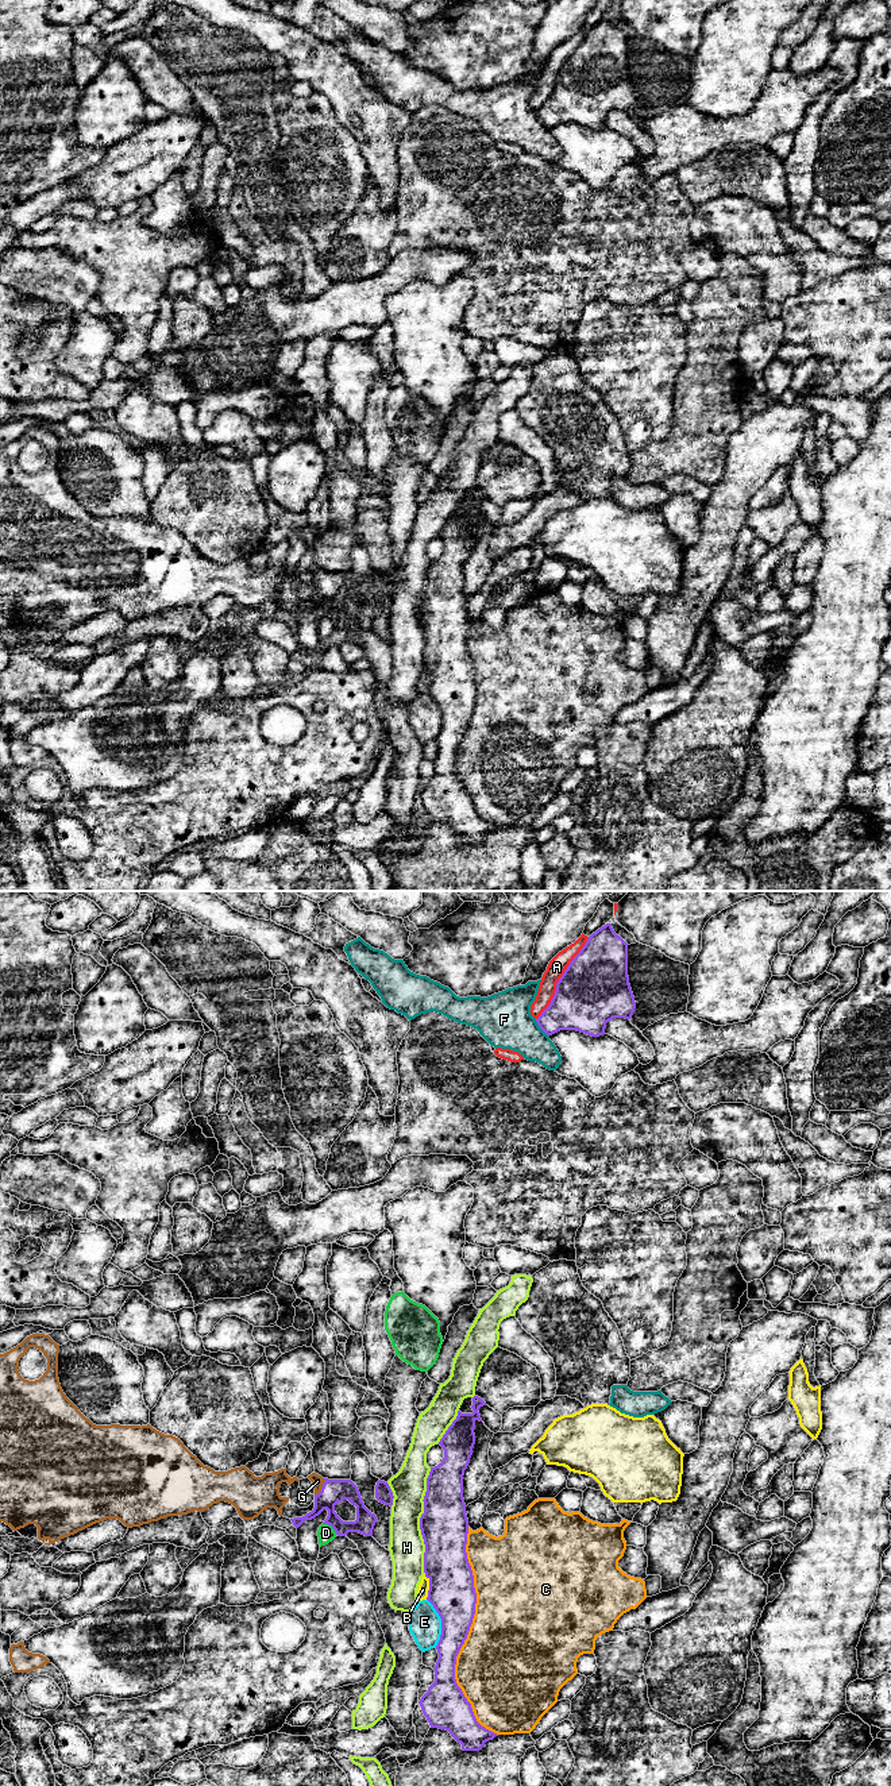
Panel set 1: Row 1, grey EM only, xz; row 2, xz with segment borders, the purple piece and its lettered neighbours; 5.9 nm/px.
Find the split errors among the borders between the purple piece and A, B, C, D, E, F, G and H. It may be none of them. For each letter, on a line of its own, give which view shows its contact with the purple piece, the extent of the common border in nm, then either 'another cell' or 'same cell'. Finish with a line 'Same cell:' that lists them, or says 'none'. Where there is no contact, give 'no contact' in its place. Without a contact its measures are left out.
A: contact in xz; length 600 nm; another cell
B: contact in xz; length 150 nm; another cell
C: contact in xz; length 1250 nm; another cell
D: contact in xz; length 110 nm; another cell
E: contact in xz; length 300 nm; another cell
F: contact in xz; length 130 nm; another cell
G: contact in xz; length 120 nm; same cell
H: contact in xz; length 650 nm; another cell
Same cell: G

